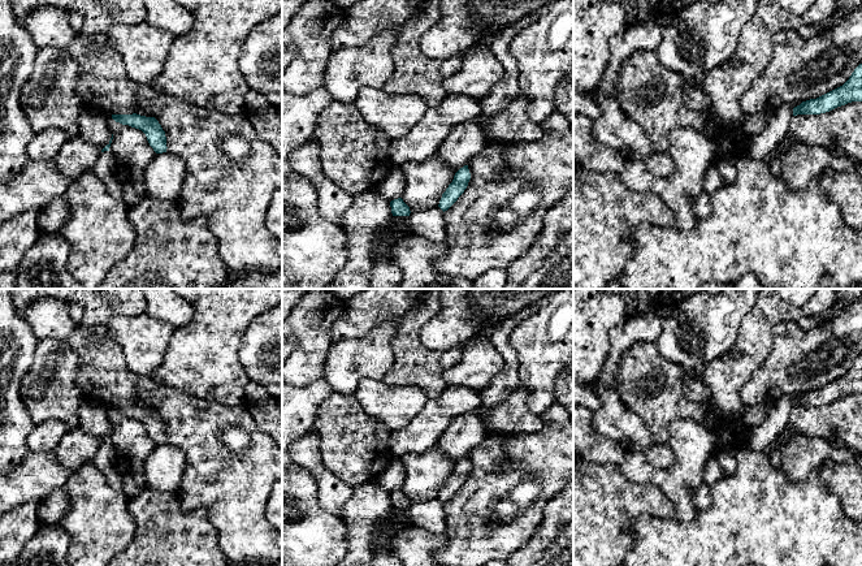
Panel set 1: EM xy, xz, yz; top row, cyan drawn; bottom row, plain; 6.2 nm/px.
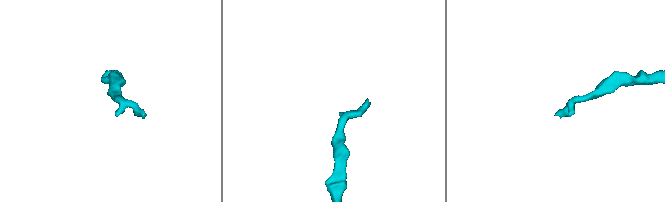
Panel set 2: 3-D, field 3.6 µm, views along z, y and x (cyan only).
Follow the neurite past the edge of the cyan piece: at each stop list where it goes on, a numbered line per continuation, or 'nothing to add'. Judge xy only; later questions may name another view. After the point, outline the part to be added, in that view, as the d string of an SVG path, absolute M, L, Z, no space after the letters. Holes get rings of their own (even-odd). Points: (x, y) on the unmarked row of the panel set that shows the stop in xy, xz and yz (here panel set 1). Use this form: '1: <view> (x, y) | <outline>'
1: xy (104, 459) | M111 442L100 444L92 462L103 472L107 479L107 483L117 492L124 492L124 481L121 475L117 471L114 450Z

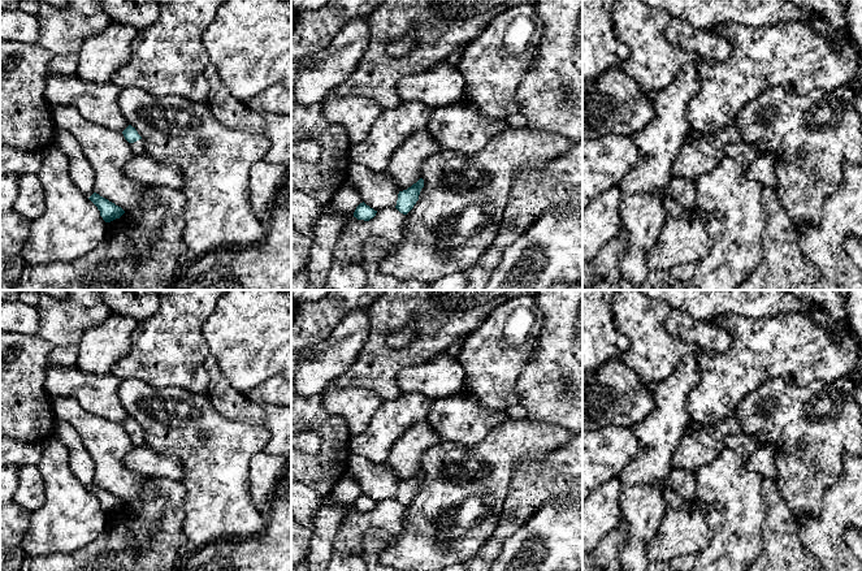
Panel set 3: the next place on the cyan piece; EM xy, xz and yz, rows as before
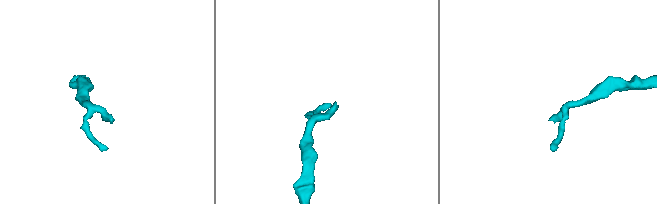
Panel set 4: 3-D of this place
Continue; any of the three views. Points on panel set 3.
1: xy (138, 438) | M143 431L130 434L134 446L147 446Z

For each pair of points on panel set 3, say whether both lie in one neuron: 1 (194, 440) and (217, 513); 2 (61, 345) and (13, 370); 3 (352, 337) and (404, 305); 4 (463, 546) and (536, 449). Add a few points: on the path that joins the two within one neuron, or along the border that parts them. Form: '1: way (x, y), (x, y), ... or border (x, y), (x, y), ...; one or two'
1: way (212, 458), (216, 462), (217, 494); one
2: border (37, 334), (52, 344), (46, 366); two
3: border (369, 308), (368, 336), (356, 355); two
4: way (432, 533), (428, 520), (459, 487), (494, 472); one

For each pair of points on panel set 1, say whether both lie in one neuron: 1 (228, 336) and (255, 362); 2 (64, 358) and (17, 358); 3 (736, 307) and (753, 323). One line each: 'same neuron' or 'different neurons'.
1: different neurons
2: different neurons
3: different neurons

